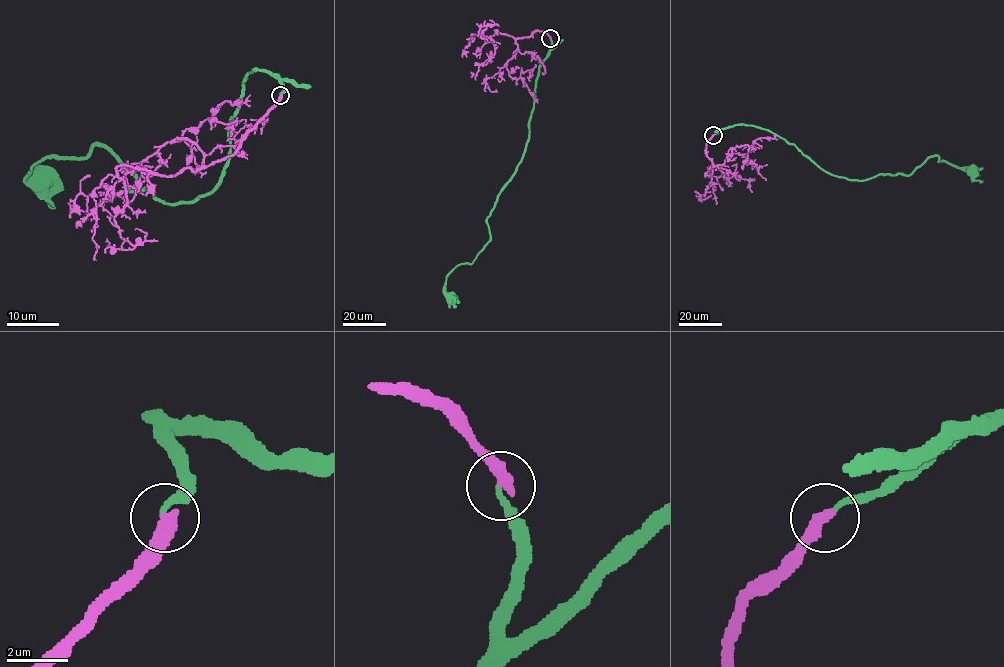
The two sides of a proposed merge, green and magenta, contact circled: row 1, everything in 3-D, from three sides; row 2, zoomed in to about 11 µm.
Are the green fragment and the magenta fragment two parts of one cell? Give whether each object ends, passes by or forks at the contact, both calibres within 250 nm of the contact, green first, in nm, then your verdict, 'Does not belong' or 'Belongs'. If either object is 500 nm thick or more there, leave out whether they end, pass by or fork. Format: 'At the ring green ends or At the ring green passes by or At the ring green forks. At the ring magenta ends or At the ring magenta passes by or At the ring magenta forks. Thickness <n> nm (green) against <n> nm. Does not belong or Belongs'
At the ring green ends. At the ring magenta ends. Thickness 160 nm (green) against 440 nm. Belongs

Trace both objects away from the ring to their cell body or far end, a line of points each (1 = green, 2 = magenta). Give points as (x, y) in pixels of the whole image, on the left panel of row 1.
1: (280, 95), (263, 70), (244, 79), (229, 162), (194, 201), (128, 191), (100, 145), (43, 174)
2: (280, 95), (231, 156), (174, 175), (119, 165), (127, 204), (114, 220), (133, 248), (114, 249), (106, 239)

